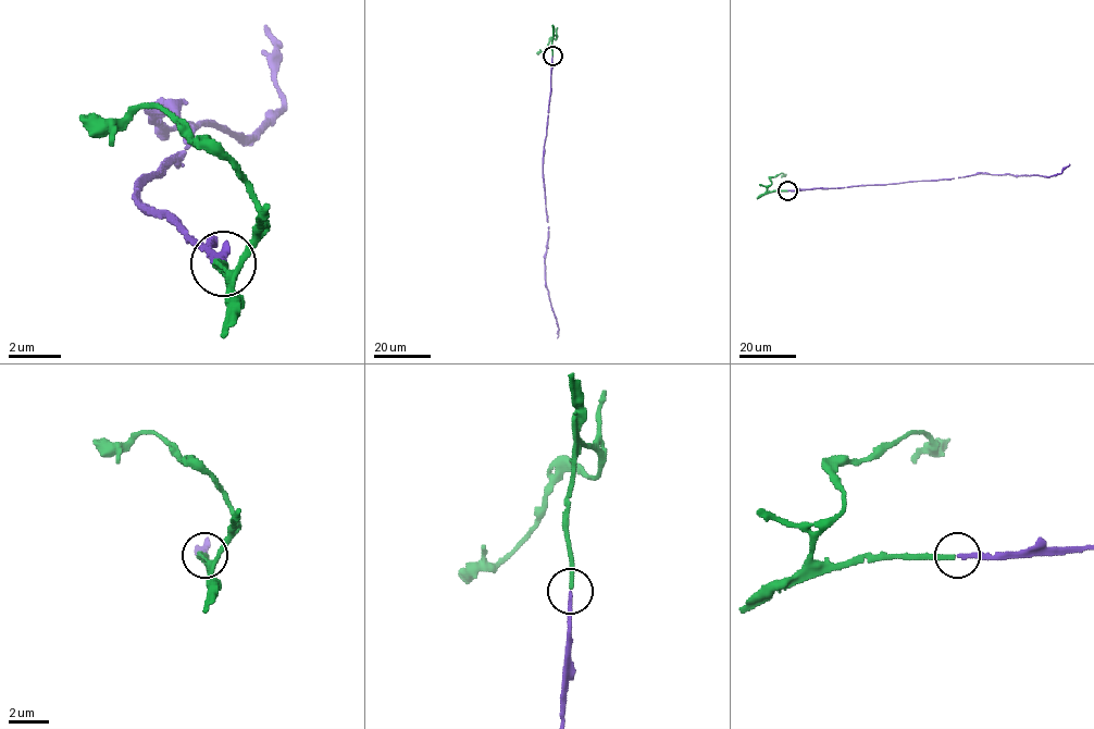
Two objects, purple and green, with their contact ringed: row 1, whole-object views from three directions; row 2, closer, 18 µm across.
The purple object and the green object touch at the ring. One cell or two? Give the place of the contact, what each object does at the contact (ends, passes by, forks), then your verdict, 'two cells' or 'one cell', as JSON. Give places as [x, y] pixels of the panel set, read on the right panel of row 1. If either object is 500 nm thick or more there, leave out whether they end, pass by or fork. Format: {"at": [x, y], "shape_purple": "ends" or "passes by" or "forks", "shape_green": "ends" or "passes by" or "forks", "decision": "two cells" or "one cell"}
{"at": [787, 190], "shape_purple": "ends", "shape_green": "ends", "decision": "one cell"}

